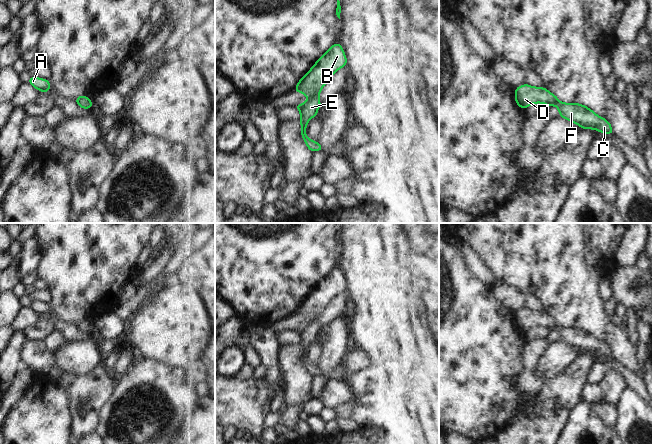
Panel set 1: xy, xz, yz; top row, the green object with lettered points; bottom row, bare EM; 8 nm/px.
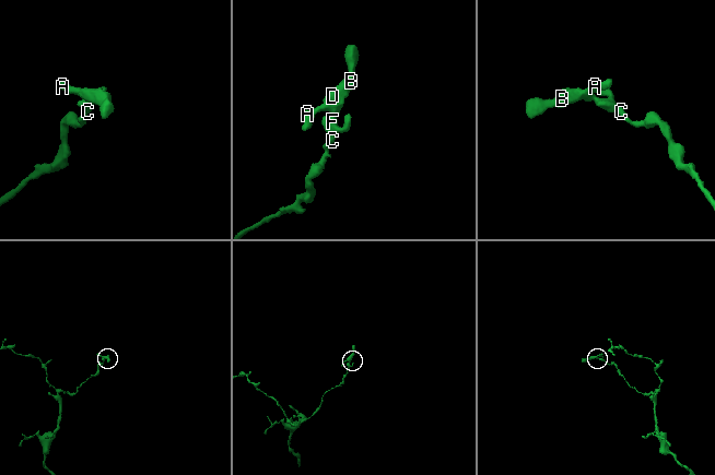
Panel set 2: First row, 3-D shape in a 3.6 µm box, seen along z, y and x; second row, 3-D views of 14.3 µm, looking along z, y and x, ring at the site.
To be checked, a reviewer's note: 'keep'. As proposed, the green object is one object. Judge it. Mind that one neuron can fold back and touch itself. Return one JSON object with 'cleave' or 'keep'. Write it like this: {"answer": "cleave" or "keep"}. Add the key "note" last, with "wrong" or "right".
{"answer": "keep", "note": "right"}

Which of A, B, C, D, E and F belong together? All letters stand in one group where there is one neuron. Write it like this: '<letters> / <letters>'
A B C D E F

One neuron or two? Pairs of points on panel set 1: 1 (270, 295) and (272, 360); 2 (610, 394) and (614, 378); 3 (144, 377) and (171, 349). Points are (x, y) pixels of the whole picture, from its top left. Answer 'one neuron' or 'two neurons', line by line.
1: two neurons
2: one neuron
3: two neurons

